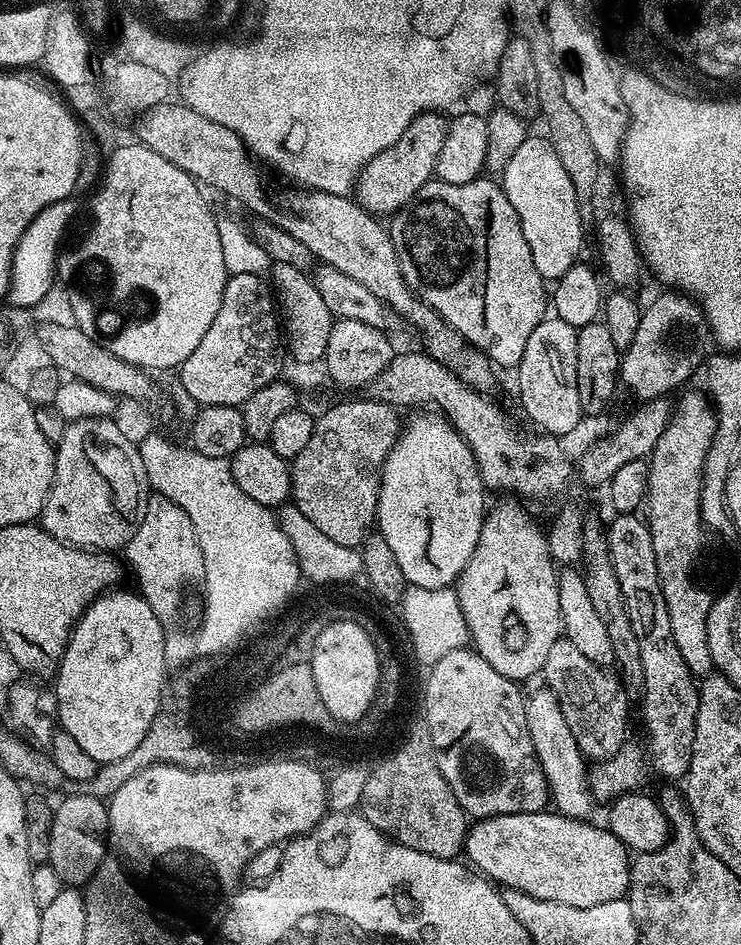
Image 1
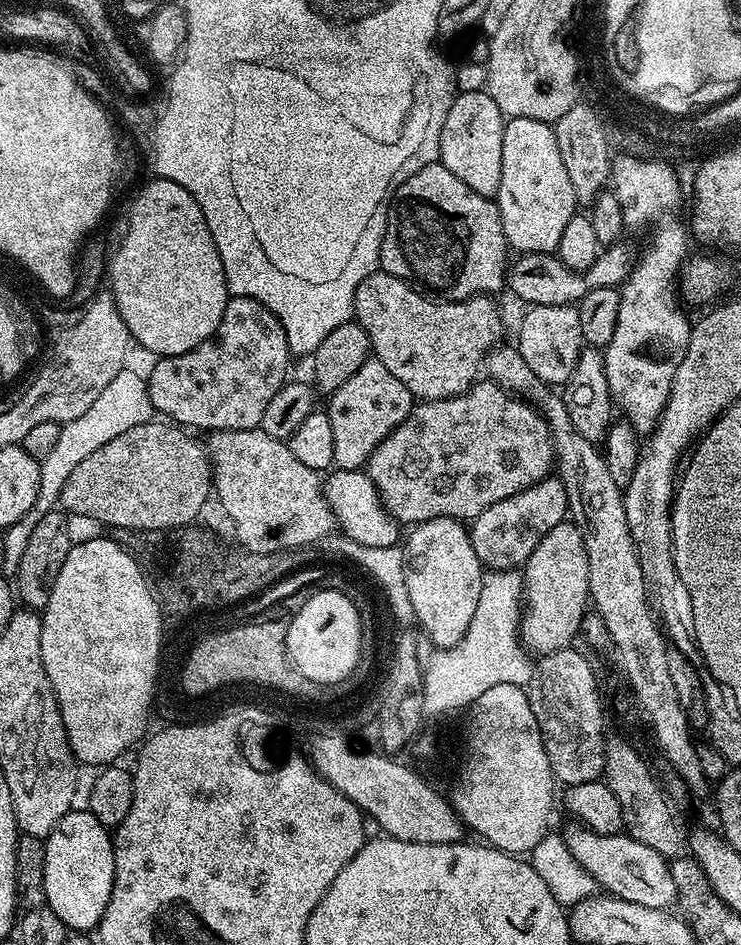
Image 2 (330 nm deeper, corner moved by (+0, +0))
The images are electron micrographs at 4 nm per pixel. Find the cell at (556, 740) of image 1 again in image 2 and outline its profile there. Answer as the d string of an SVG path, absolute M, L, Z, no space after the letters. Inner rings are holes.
M572 822L562 835L570 853L593 876L597 885L607 895L626 902L638 902L638 906L654 906L671 909L676 903L676 887L669 861L658 850L642 846L633 836L598 834L579 822Z

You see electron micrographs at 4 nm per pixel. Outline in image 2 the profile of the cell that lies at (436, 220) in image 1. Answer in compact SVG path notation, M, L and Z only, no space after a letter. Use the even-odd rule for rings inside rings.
M439 162L419 166L415 171L413 176L405 175L395 185L394 195L387 205L388 225L382 238L379 267L394 278L406 280L442 300L469 300L472 296L496 294L506 284L510 249L495 199L470 190L466 182L454 178L454 174L450 174L450 170Z

